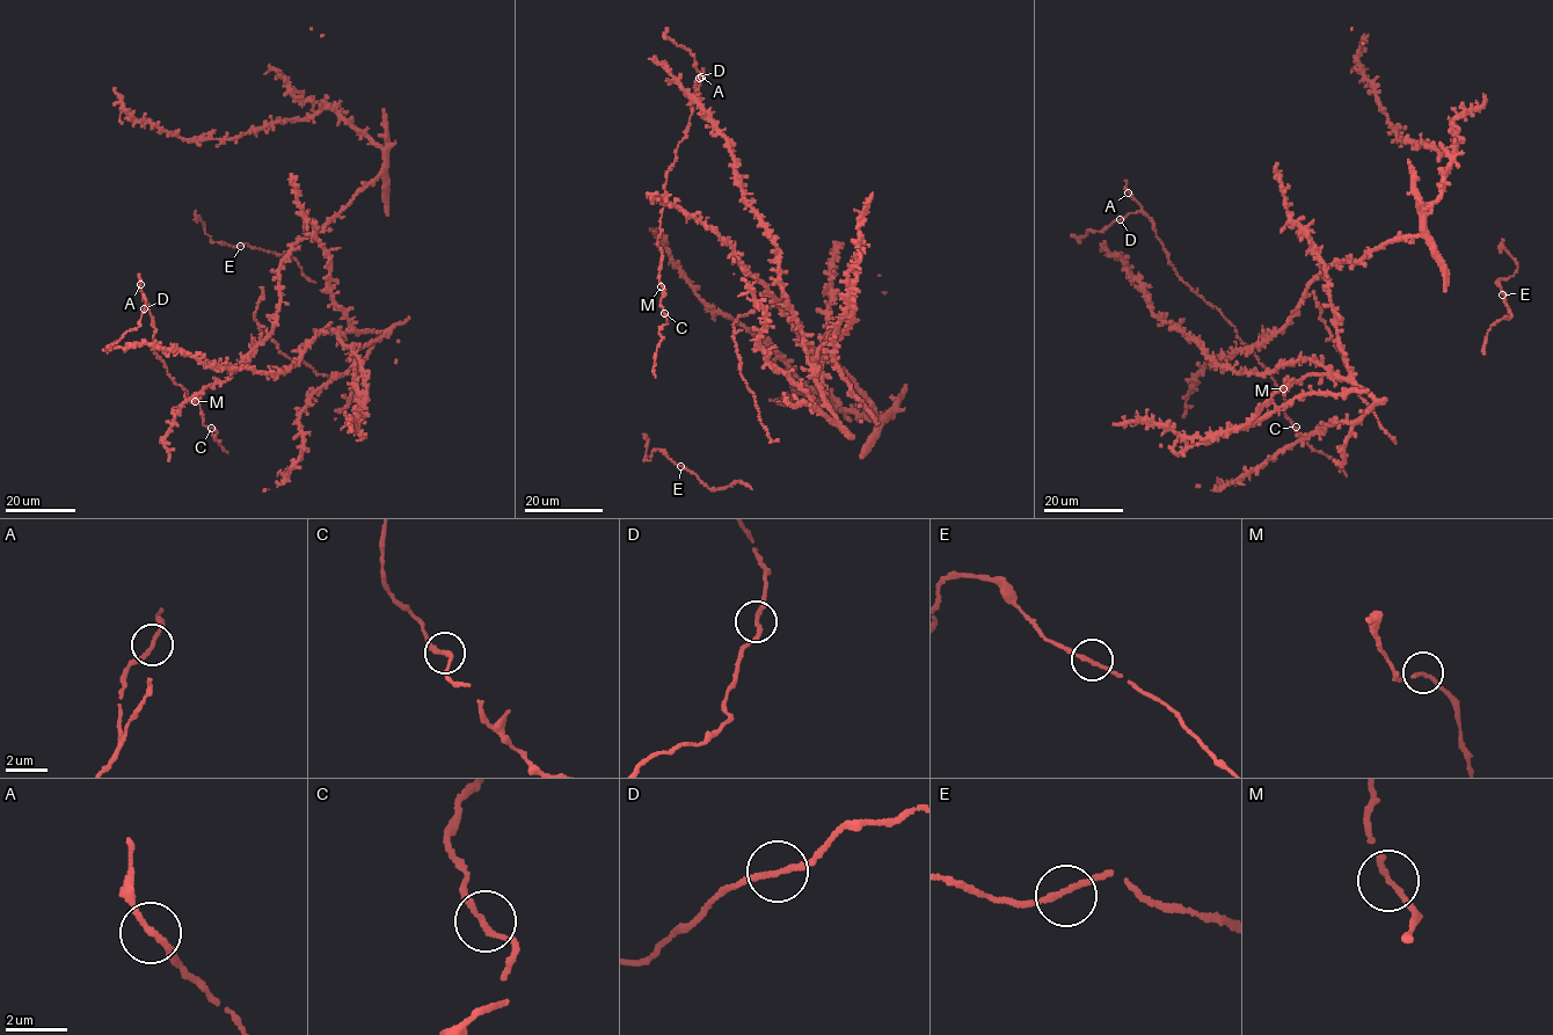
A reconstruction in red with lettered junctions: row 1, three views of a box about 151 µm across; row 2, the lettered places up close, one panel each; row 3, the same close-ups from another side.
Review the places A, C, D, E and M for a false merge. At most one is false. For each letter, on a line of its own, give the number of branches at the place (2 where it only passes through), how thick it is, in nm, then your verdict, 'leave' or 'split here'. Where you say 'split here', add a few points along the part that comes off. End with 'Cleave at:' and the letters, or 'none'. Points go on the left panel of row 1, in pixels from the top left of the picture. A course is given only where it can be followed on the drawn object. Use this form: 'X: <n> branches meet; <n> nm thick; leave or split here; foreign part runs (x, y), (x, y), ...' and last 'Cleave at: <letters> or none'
A: 2 branches meet; 180 nm thick; leave
C: 2 branches meet; 180 nm thick; leave
D: 2 branches meet; 180 nm thick; split here; foreign part runs (144, 308), (136, 328), (107, 345)
E: 2 branches meet; 170 nm thick; leave
M: 2 branches meet; 160 nm thick; leave
Cleave at: D

